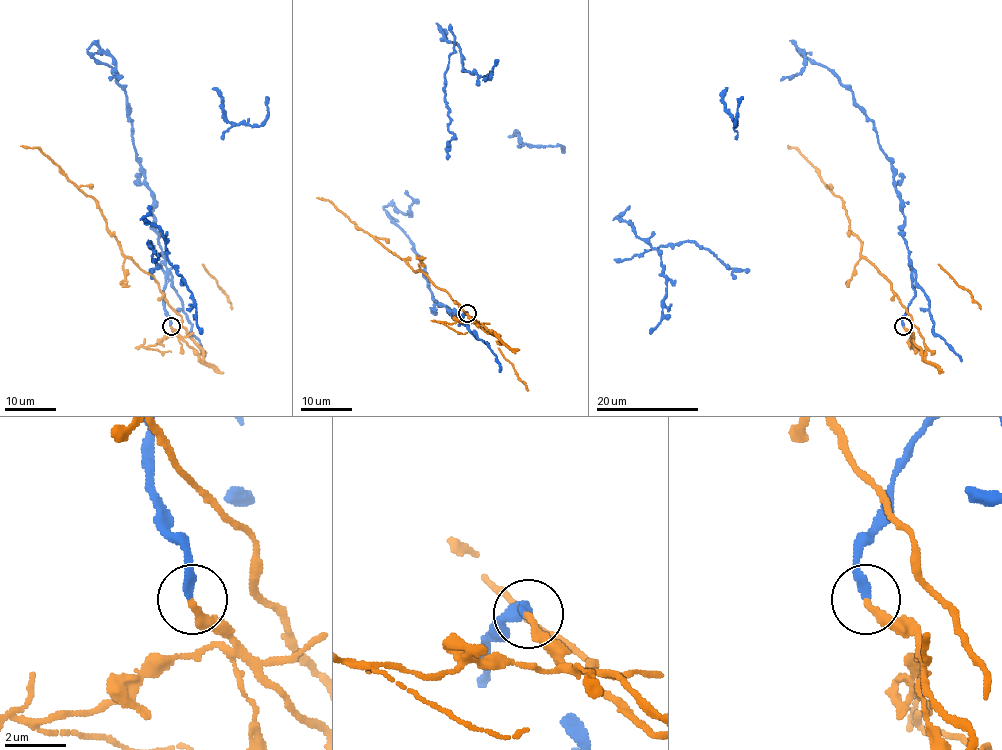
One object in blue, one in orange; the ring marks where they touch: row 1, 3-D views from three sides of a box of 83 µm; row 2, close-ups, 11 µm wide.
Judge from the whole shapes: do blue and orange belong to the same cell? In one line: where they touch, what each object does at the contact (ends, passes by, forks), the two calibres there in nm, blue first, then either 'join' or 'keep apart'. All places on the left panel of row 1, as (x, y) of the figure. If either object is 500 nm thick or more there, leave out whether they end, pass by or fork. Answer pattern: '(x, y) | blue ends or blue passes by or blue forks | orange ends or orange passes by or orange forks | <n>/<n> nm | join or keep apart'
(171, 326) | blue ends | orange ends | 260/240 nm | keep apart

